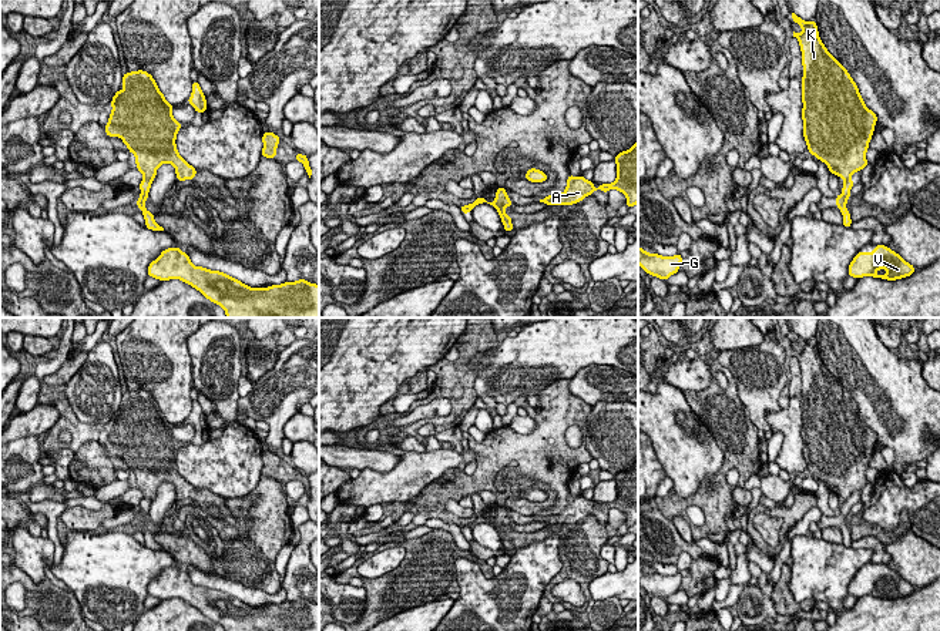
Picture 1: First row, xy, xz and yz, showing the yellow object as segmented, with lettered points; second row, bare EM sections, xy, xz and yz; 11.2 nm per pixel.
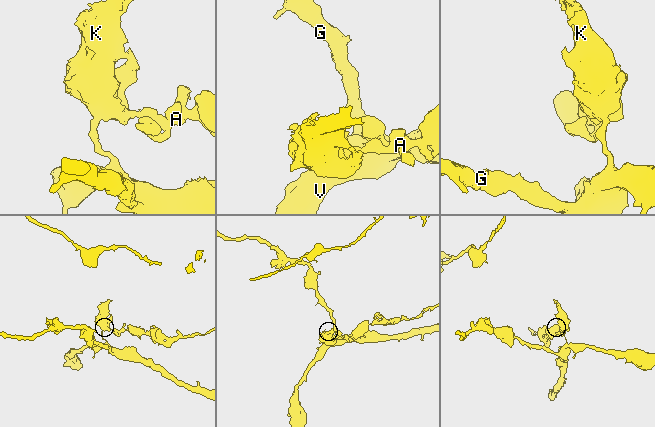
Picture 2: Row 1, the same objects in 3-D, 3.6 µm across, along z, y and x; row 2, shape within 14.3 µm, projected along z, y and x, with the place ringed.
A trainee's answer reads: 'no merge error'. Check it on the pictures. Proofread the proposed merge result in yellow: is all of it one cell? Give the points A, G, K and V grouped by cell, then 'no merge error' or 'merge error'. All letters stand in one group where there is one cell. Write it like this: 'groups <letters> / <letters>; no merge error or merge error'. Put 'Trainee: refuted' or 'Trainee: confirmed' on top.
Trainee: refuted
groups A K / G V; merge error

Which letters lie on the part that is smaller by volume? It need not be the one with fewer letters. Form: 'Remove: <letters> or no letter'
Remove: A, K

